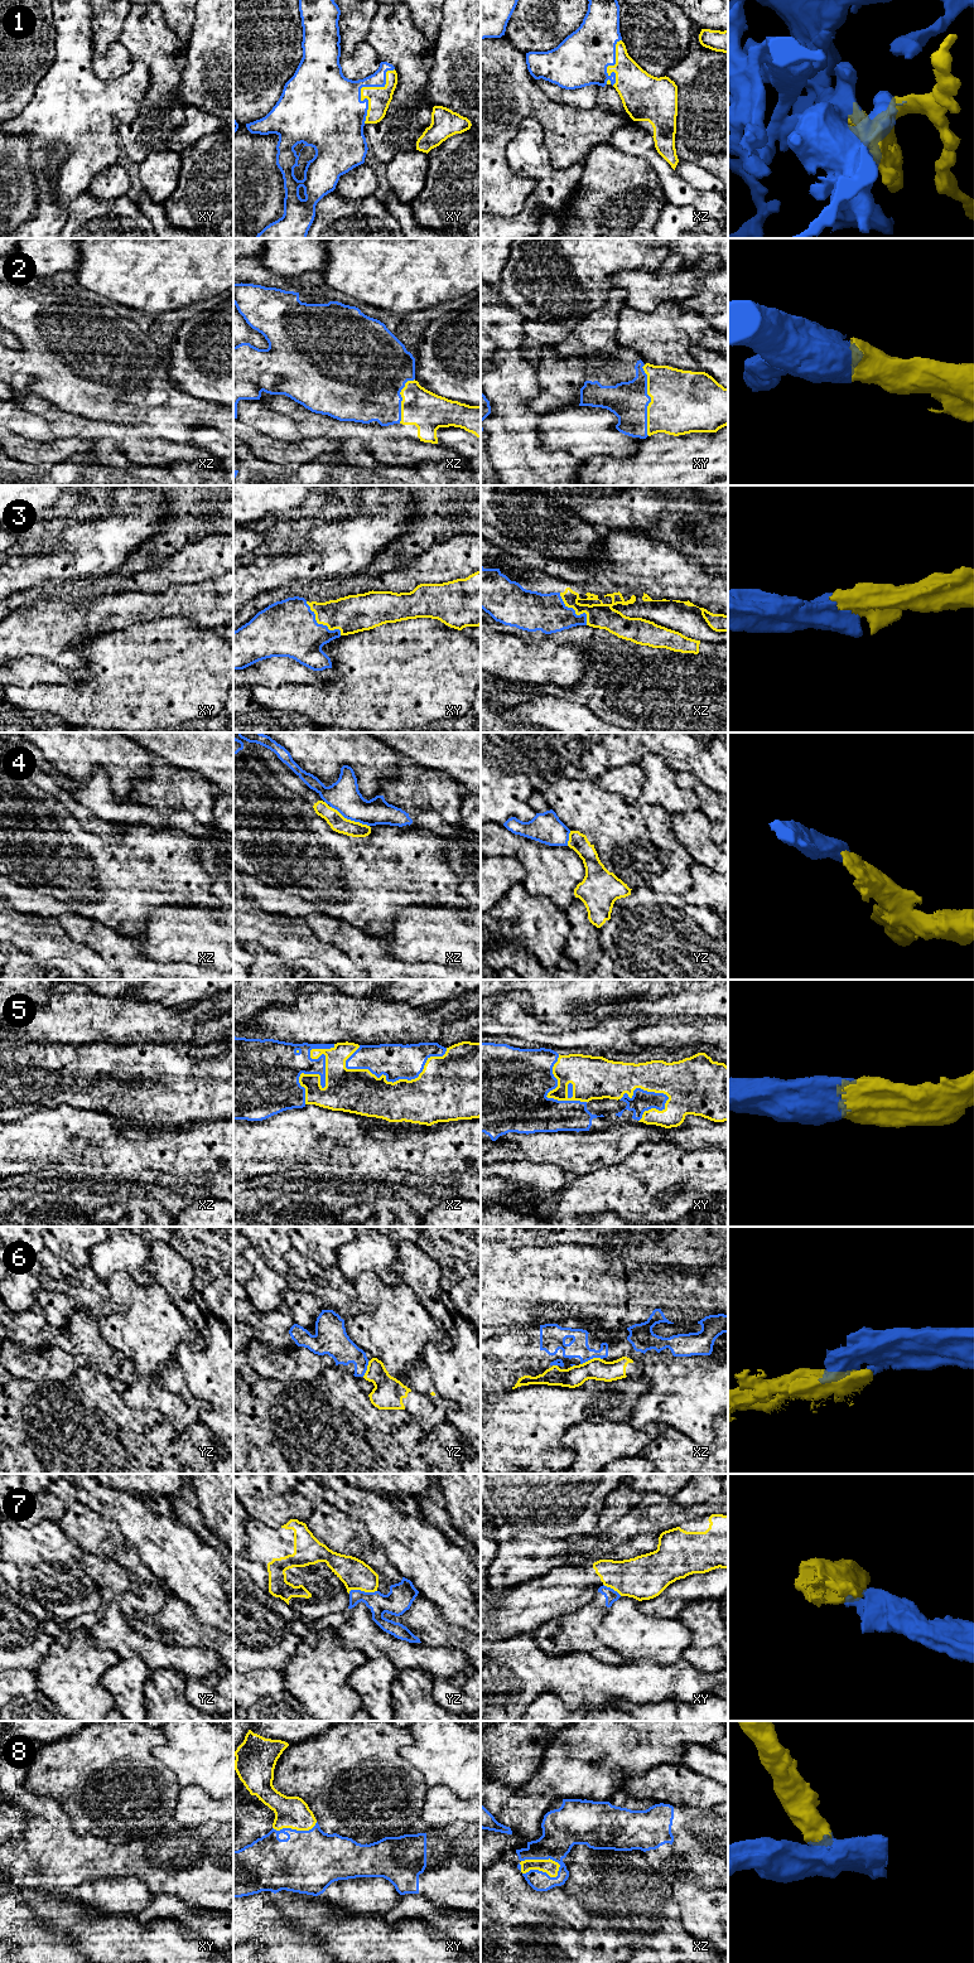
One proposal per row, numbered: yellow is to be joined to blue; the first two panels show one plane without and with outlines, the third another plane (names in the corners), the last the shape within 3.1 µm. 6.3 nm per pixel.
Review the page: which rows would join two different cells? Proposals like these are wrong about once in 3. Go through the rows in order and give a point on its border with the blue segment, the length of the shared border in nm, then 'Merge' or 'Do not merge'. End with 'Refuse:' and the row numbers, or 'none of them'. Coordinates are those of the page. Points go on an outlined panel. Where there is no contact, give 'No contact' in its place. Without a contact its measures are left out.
1: Touches blue at xy (362, 86). Shared border 400 nm. Merge
2: Touches blue at xy (650, 400). Shared border 460 nm. Merge
3: Touches blue at xy (321, 624). Shared border 320 nm. Merge
4: Touches blue at xz (350, 818). Shared border 280 nm. Do not merge
5: Touches blue at xz (324, 1079). Shared border 420 nm. Merge
6: Touches blue at xz (591, 1358). Shared border 150 nm. Do not merge
7: Touches blue at yz (362, 1591). Shared border 180 nm. Do not merge
8: Touches blue at xz (541, 1858). Shared border 260 nm. Merge
Refuse: 4, 6, 7

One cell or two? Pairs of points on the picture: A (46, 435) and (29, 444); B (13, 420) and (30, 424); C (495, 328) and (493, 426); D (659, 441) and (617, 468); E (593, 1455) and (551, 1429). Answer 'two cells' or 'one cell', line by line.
A: two cells
B: one cell
C: one cell
D: one cell
E: two cells

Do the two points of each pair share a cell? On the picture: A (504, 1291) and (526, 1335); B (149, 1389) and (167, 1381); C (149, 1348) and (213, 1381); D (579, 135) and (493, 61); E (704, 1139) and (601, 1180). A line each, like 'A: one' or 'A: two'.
A: two
B: two
C: two
D: one
E: two

